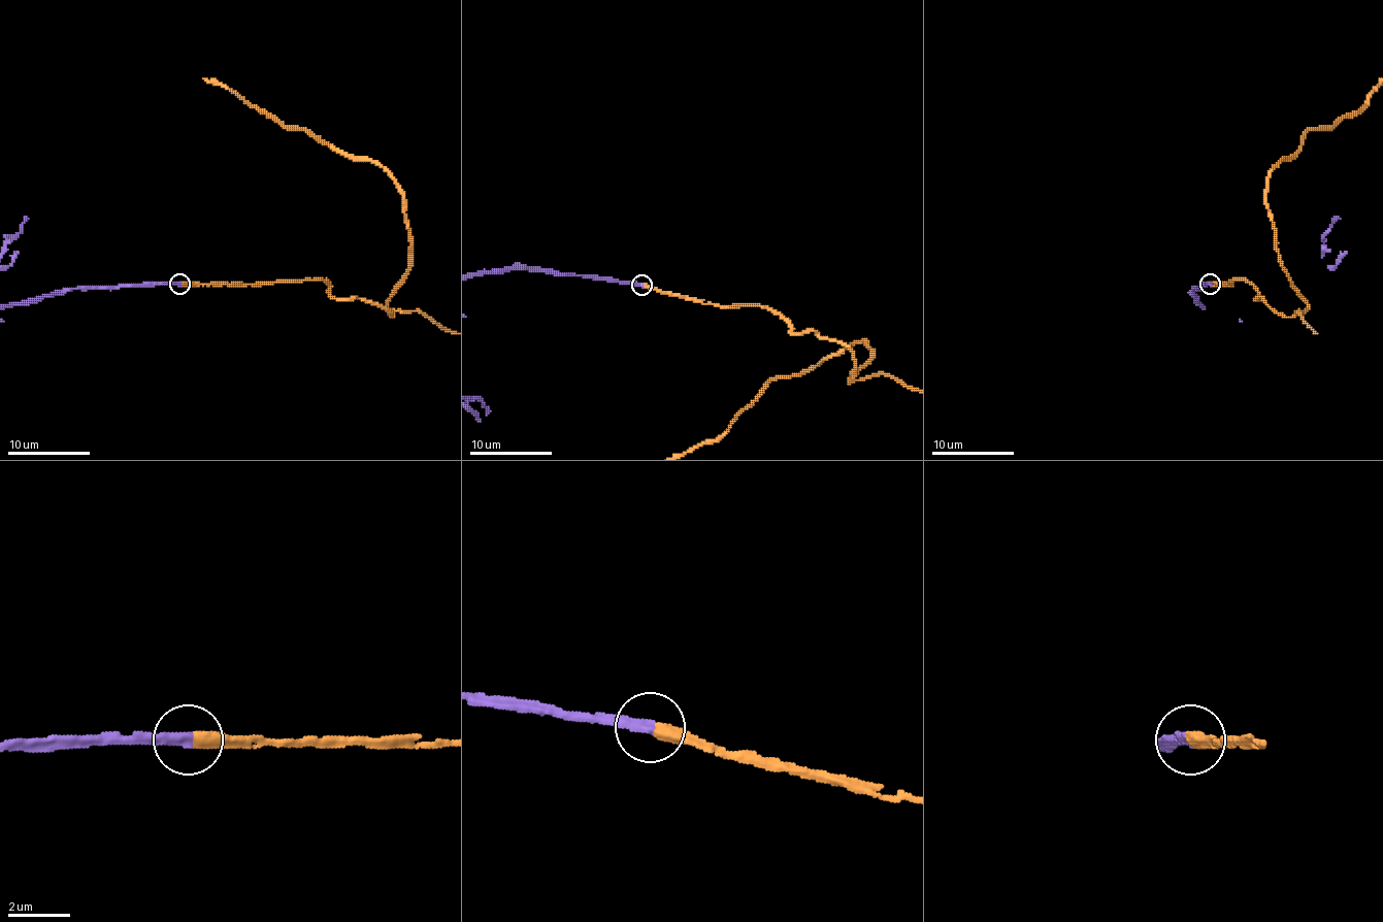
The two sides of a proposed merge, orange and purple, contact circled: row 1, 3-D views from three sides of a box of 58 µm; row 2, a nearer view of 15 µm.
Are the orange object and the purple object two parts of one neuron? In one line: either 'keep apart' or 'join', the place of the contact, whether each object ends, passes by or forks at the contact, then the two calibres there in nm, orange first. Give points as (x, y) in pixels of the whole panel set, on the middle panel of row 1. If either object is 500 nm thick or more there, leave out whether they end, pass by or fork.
join; at (641, 285); orange ends there; purple ends there; 460 nm thick on the orange side, 360 nm on the other

